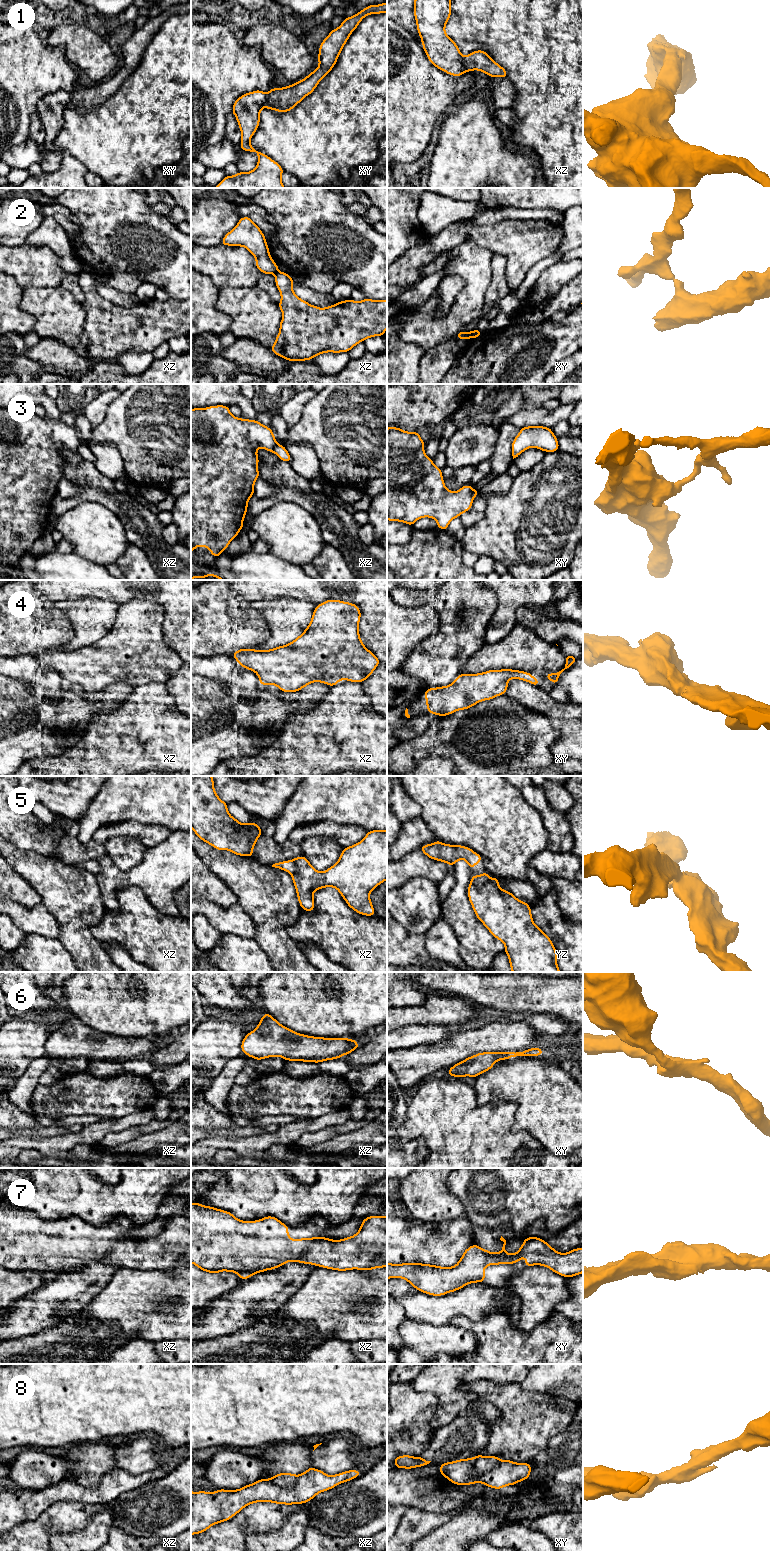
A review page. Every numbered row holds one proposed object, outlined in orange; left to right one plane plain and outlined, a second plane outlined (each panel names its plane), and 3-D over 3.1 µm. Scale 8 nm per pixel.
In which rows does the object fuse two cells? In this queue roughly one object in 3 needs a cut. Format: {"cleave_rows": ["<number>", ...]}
{"cleave_rows": ["2", "3", "5", "8"]}

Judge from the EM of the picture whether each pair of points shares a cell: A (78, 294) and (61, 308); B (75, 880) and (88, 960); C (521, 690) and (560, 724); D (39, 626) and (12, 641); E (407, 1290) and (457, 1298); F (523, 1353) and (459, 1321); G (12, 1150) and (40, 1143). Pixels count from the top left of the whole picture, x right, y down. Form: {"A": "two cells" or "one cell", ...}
{"A": "two cells", "B": "one cell", "C": "two cells", "D": "one cell", "E": "one cell", "F": "one cell", "G": "one cell"}

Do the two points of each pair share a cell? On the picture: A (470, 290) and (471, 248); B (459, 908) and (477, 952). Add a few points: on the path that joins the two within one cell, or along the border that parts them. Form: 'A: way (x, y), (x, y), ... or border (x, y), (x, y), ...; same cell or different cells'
A: way (471, 280), (471, 258); same cell
B: way (462, 919), (476, 941); same cell

